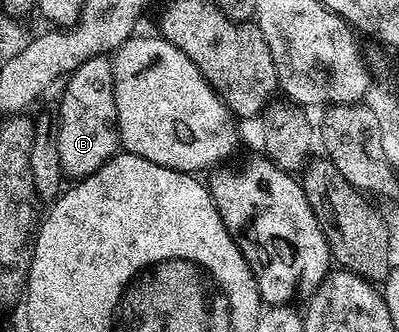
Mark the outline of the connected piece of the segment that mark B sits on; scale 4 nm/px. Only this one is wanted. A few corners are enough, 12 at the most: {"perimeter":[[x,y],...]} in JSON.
{"perimeter":[[113,60],[80,63],[56,108],[74,179],[120,149]]}

